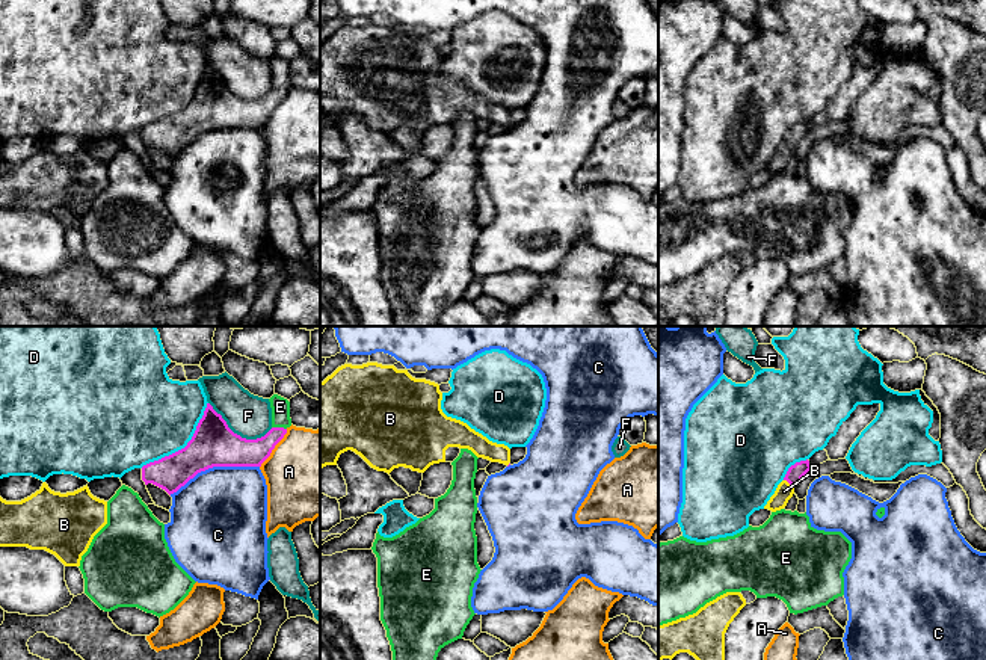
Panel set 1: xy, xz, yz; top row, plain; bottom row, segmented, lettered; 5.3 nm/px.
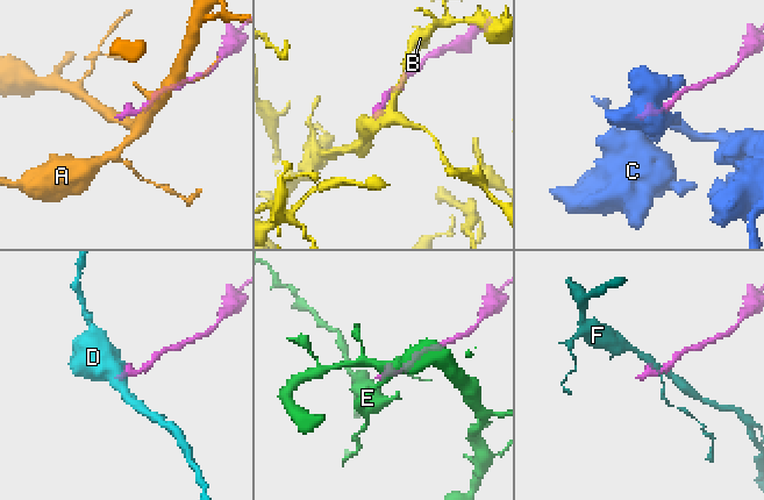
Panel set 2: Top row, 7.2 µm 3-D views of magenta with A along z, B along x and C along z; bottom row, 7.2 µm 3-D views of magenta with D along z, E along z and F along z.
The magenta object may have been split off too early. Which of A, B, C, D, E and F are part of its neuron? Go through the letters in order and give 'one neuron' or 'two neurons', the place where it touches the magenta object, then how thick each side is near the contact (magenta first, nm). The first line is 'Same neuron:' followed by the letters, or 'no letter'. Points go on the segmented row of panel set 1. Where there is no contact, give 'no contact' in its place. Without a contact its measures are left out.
Same neuron: B
A: two neurons; contact xy (274, 447); calibres 190 and 460 nm
B: one neuron; contact yz (788, 482); calibres 90 and 90 nm
C: two neurons; contact xy (213, 465); calibres 240 and 480 nm
D: two neurons; contact xy (186, 446); calibres 240 and 460 nm
E: two neurons; contact xy (280, 428); calibres 160 and 100 nm
F: two neurons; contact xy (239, 435); calibres 240 and 220 nm

